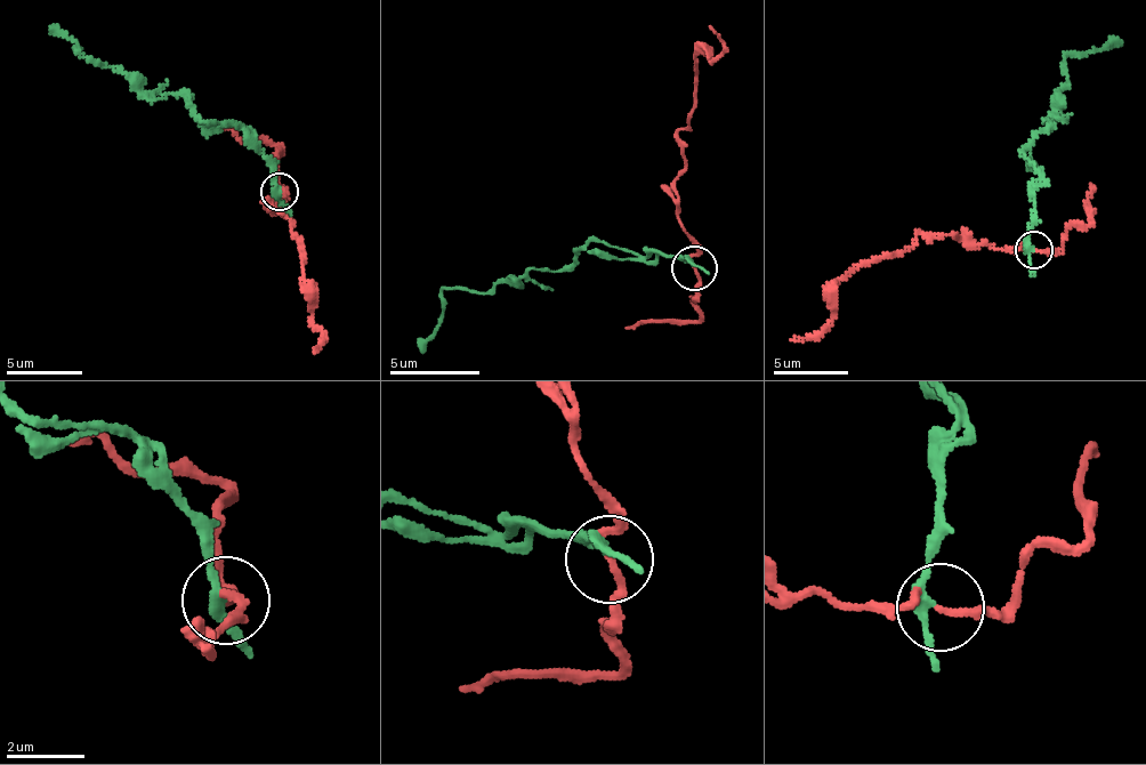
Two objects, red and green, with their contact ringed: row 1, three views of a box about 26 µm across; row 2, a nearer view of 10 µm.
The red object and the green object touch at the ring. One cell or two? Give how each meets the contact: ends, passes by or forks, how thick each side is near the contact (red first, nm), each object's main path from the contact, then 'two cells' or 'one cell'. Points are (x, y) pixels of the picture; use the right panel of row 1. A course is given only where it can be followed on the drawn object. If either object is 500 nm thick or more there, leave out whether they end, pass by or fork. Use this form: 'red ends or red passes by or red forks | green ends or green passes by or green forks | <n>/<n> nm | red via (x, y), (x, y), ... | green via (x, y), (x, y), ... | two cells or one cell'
red passes by | green passes by | 150/240 nm | red via (1033, 250), (919, 234), (902, 252), (861, 262), (839, 283), (832, 319), (822, 332), (791, 340) | green via (1033, 250), (1032, 216), (1043, 178), (1030, 146), (1050, 125), (1046, 118), (1067, 81), (1067, 53), (1121, 41) | two cells

